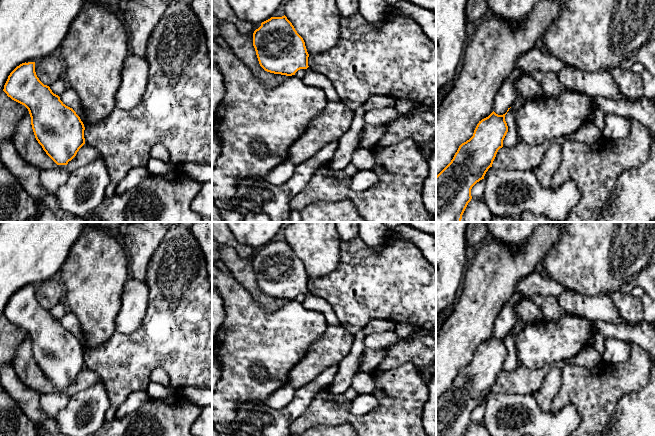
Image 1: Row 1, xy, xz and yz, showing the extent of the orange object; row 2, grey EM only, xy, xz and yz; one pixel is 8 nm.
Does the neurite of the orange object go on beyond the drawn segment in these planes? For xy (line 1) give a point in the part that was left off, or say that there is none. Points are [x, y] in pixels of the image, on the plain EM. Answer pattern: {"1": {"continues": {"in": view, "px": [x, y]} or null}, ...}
{"1": {"continues": null}}

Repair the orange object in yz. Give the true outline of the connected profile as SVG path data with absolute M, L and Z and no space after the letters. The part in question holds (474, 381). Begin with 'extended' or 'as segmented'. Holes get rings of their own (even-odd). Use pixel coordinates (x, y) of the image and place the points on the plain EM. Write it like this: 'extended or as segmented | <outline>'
as segmented | M494 335L479 345L473 360L462 367L451 386L436 400L436 436L464 436L471 425L472 411L484 403L508 356L505 339L498 339Z

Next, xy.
as segmented | M35 286L17 290L3 315L28 333L35 362L46 378L57 389L67 389L85 368L85 351L76 336L39 304Z

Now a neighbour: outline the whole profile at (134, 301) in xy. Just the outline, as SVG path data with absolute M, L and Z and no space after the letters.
M130 276L123 287L121 309L116 317L115 331L132 334L140 329L146 315L148 300L147 284Z

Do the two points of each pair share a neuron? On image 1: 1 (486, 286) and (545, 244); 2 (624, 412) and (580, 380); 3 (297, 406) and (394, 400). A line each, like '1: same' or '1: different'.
1: same
2: different
3: different

